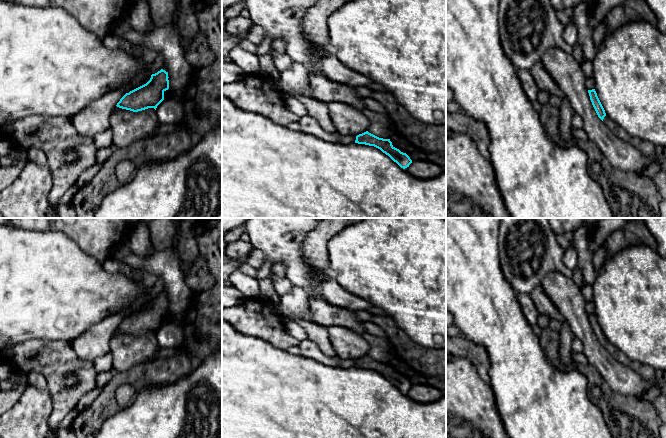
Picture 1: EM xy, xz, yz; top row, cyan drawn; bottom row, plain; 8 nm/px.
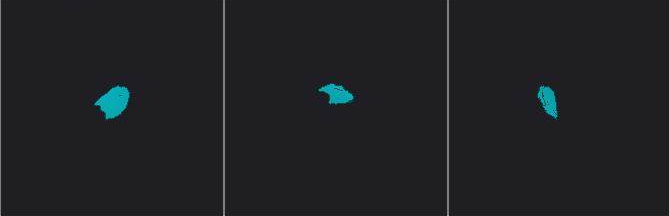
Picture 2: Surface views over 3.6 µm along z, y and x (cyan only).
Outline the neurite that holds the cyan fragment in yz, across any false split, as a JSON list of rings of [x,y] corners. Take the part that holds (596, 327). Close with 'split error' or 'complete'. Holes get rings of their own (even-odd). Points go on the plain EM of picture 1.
[[[595,313],[588,314],[588,317],[598,341],[617,361],[633,369],[642,378],[644,378],[650,383],[655,379],[655,370],[653,368],[651,368],[648,365],[644,365],[639,362],[635,362],[628,359],[617,347],[615,347],[606,339],[605,334],[597,320]]]; split error

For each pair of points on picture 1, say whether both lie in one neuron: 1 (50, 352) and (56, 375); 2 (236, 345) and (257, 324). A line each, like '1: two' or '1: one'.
1: one
2: two

